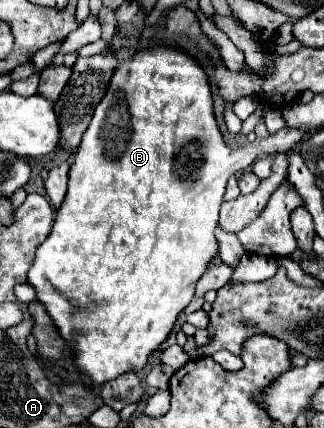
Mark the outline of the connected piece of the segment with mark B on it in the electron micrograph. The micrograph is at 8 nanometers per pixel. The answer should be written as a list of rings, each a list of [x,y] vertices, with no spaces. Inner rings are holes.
[[[165,46],[149,48],[149,50],[143,50],[143,52],[135,54],[127,62],[119,64],[119,68],[115,70],[115,74],[111,78],[109,90],[107,90],[105,98],[99,102],[99,106],[95,108],[93,120],[91,120],[87,132],[83,134],[83,140],[81,140],[81,144],[75,152],[75,162],[69,170],[69,190],[67,190],[65,202],[59,206],[59,210],[55,214],[55,222],[53,222],[49,238],[37,248],[33,266],[29,268],[29,274],[27,274],[27,282],[35,288],[37,300],[45,306],[45,310],[51,316],[59,336],[67,342],[69,350],[73,352],[75,368],[83,376],[91,378],[87,382],[87,386],[91,386],[91,388],[97,388],[97,386],[101,386],[101,384],[105,384],[105,382],[109,382],[109,380],[113,380],[113,378],[117,378],[125,372],[143,370],[149,362],[149,356],[155,350],[159,350],[159,346],[171,334],[171,330],[177,322],[177,316],[189,306],[189,302],[195,294],[197,280],[207,270],[207,264],[217,256],[219,244],[217,244],[217,238],[215,238],[215,226],[217,226],[217,220],[219,220],[219,208],[221,208],[221,202],[223,202],[225,184],[227,184],[229,176],[249,168],[257,158],[261,158],[265,154],[267,156],[269,154],[279,154],[279,152],[285,154],[285,152],[293,150],[307,134],[301,128],[287,128],[285,126],[279,132],[269,134],[267,138],[257,138],[257,140],[245,144],[243,148],[231,150],[221,140],[221,132],[219,132],[211,112],[213,112],[211,88],[207,84],[207,76],[203,72],[203,68],[191,56],[187,56],[187,54],[183,54],[175,48],[165,48]],[[73,334],[83,334],[87,338],[87,342],[73,342]]]

